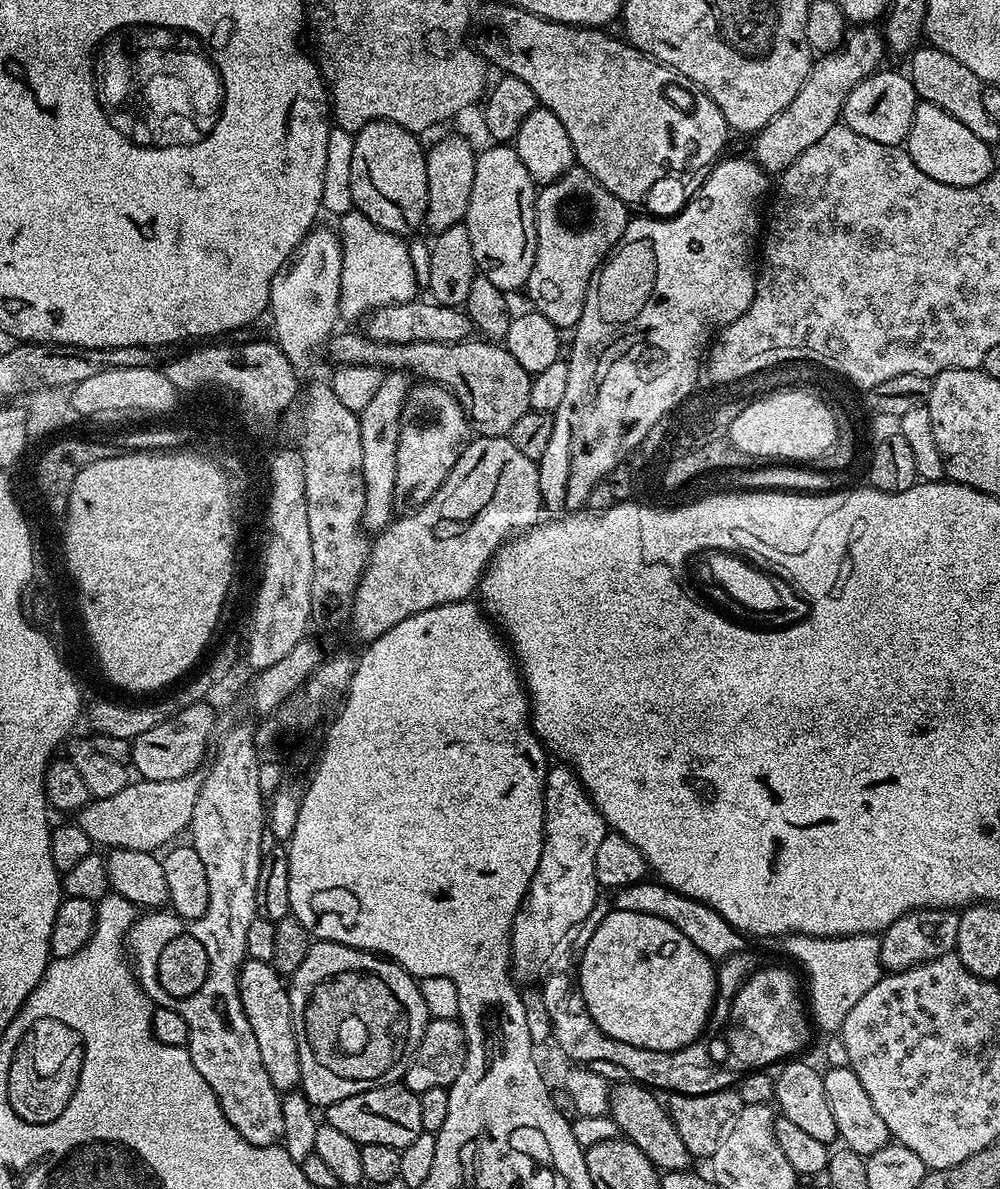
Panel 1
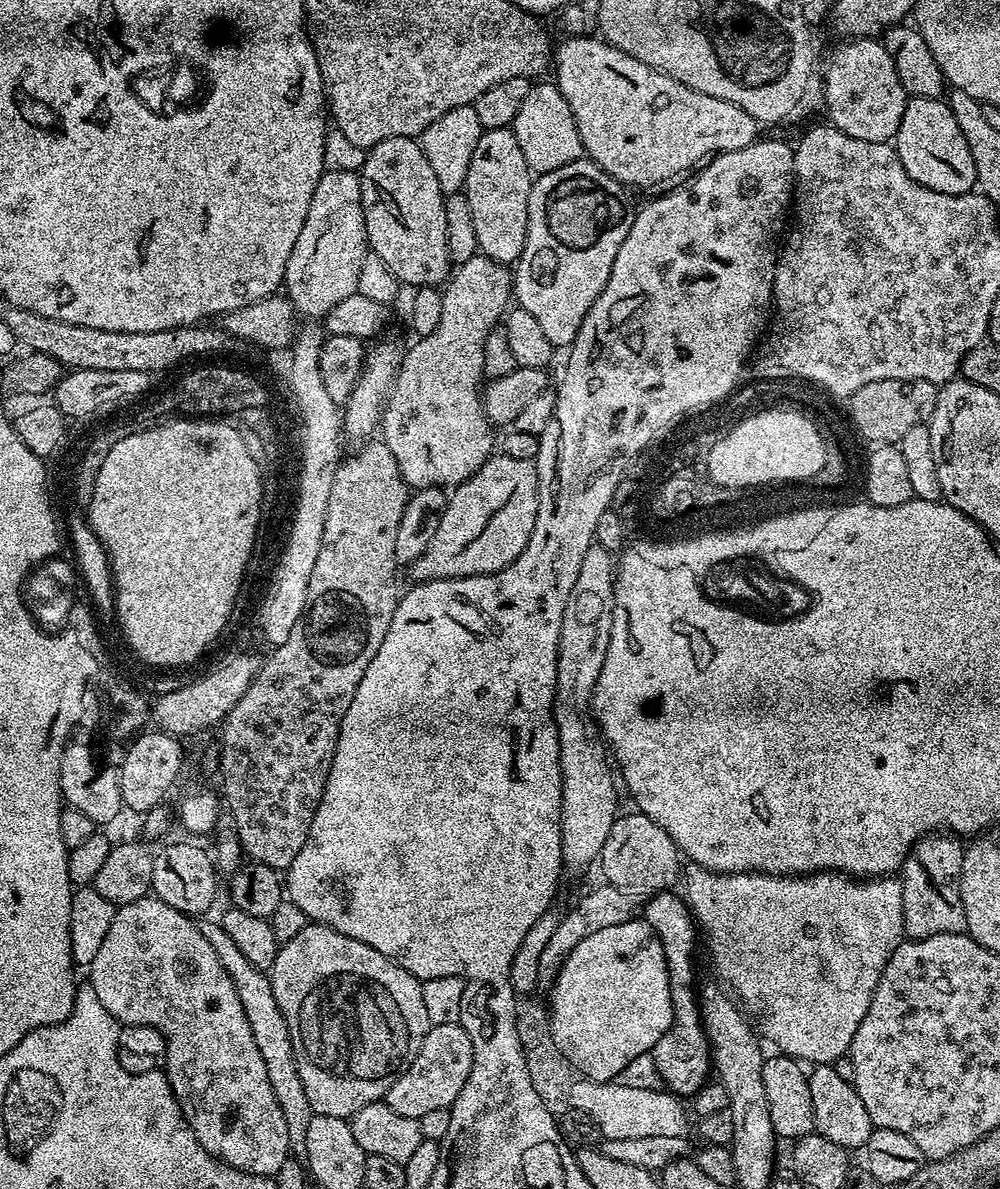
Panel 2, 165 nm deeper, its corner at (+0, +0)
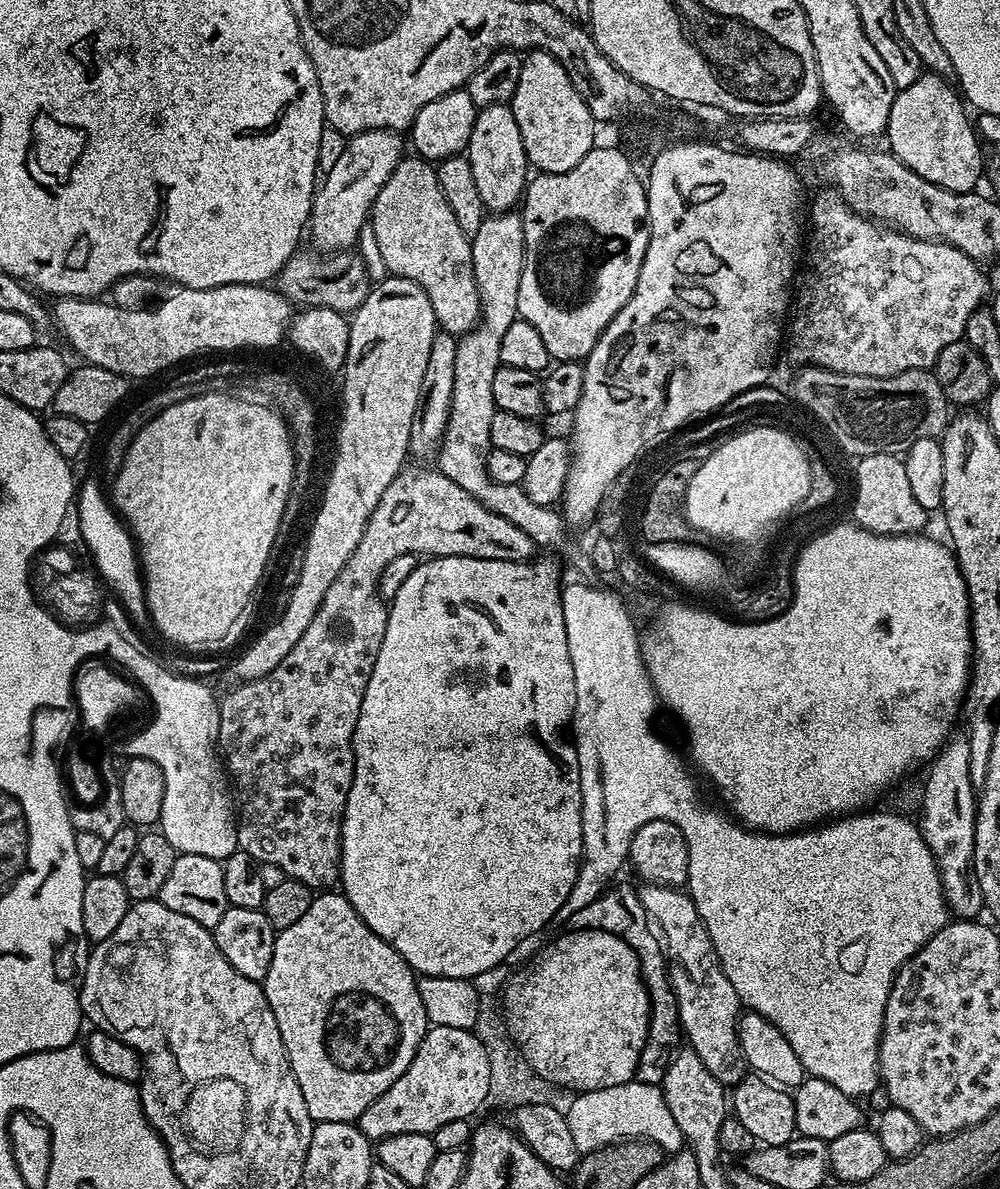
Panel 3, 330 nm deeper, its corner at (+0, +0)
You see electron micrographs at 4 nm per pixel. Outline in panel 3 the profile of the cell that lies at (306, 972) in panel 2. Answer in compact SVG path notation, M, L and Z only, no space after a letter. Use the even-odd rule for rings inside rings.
M324 890L313 895L310 910L306 910L306 914L302 914L302 918L294 922L294 926L286 926L276 932L274 954L270 958L270 970L262 981L262 987L266 994L266 1002L270 1002L270 1010L274 1010L274 1022L278 1022L278 1030L282 1034L282 1042L286 1046L286 1054L294 1070L294 1078L298 1078L302 1098L306 1098L306 1110L310 1110L310 1118L314 1122L321 1120L326 1122L359 1121L360 1115L379 1096L386 1094L386 1090L390 1090L390 1086L394 1086L394 1082L398 1082L402 1074L406 1074L422 1038L430 1027L426 1018L426 1009L422 1006L422 998L418 994L417 979L417 973L413 972L411 966L400 957L398 950L394 950L382 938L378 938L378 934L374 934L374 930L370 930L370 926L366 926L366 922L358 918L354 906L344 897L343 891Z

